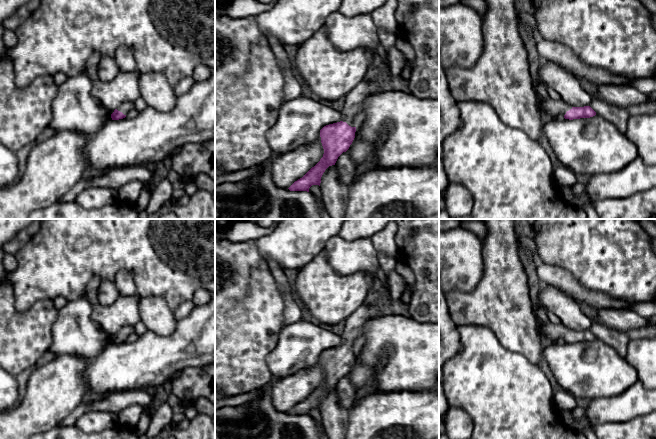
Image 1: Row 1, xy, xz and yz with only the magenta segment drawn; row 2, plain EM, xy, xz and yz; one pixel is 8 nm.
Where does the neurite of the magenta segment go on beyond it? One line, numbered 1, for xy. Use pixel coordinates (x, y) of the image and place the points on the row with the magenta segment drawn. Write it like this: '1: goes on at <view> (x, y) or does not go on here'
1: goes on at xy (127, 108)

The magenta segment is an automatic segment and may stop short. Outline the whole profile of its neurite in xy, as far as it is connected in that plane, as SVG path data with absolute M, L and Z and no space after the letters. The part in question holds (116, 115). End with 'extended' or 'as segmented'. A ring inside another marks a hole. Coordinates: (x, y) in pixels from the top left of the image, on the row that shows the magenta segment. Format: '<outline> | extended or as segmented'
M124 102L114 110L114 112L111 114L111 118L112 120L119 120L132 113L134 113L133 102Z | extended

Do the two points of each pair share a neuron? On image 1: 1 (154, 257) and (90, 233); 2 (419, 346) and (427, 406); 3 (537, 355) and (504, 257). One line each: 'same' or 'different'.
1: same
2: different
3: same

